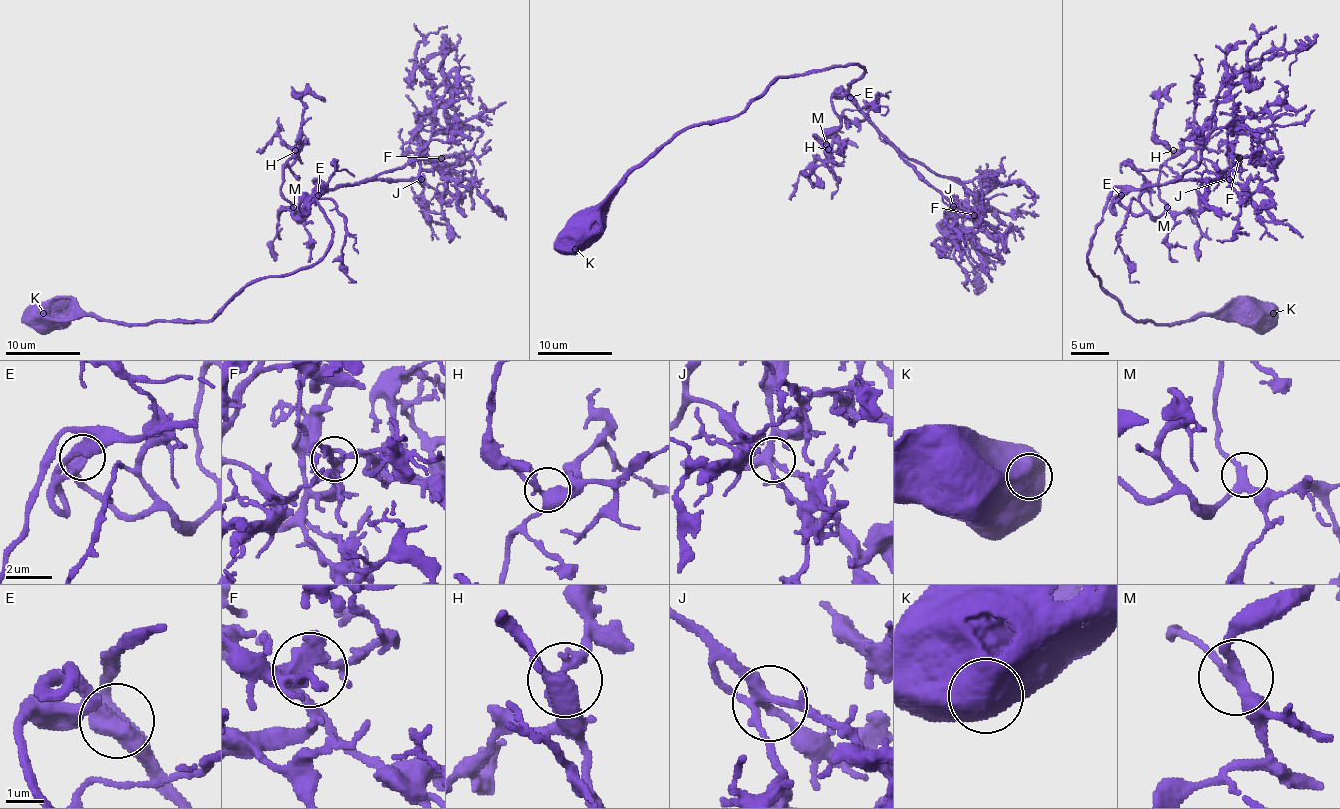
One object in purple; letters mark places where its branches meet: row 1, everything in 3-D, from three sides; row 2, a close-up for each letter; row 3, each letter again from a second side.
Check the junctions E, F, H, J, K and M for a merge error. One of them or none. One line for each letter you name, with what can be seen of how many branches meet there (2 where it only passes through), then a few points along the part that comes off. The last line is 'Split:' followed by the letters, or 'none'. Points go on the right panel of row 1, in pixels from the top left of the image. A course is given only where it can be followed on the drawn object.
Split: none

